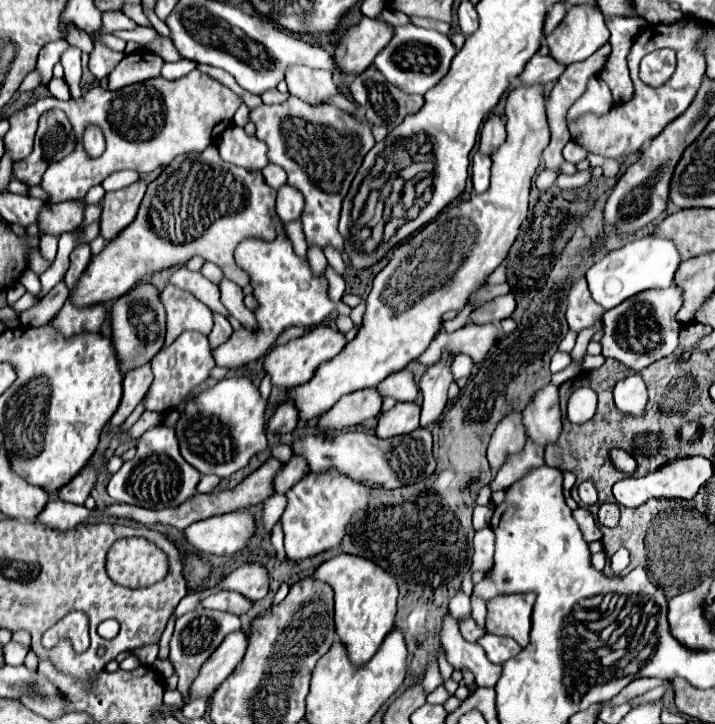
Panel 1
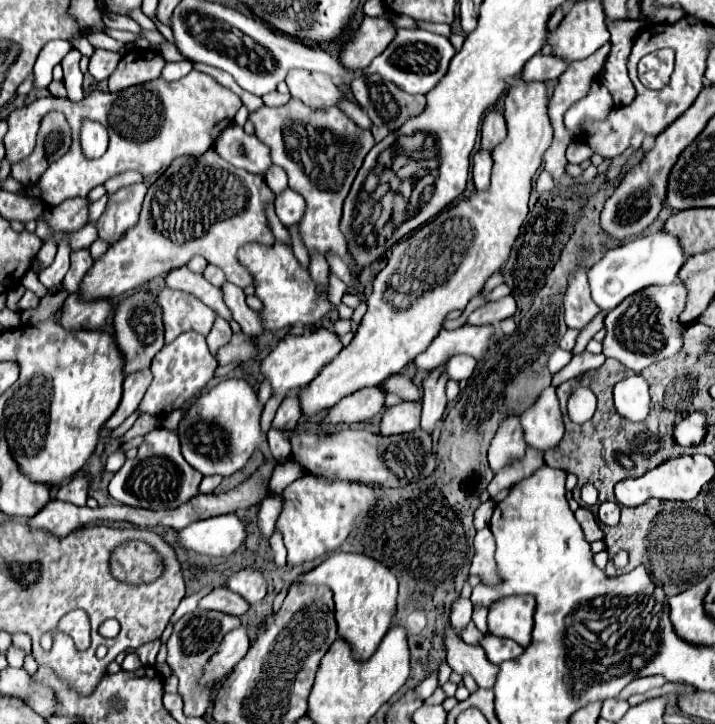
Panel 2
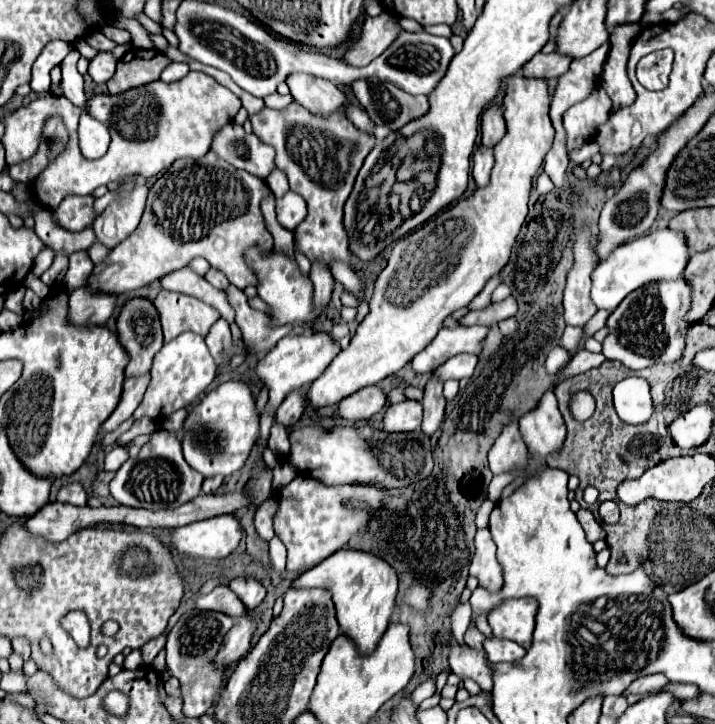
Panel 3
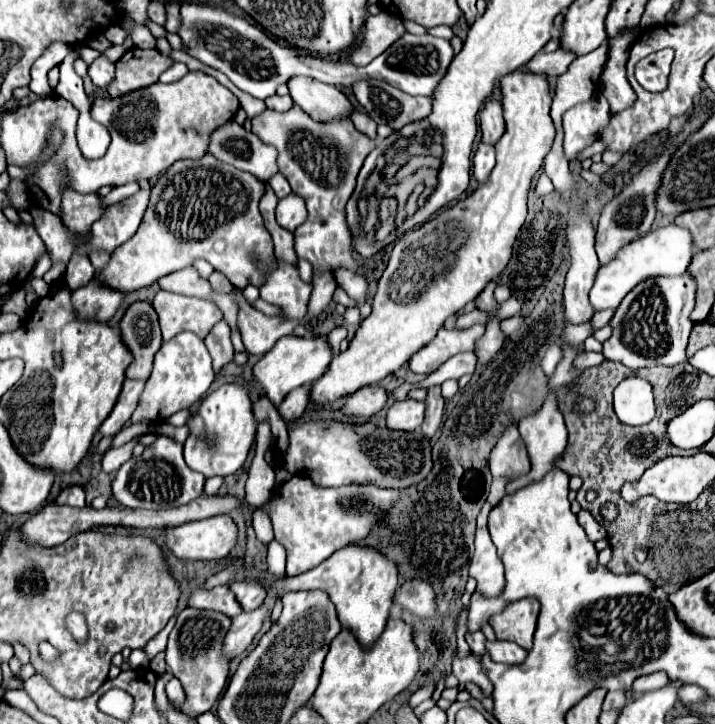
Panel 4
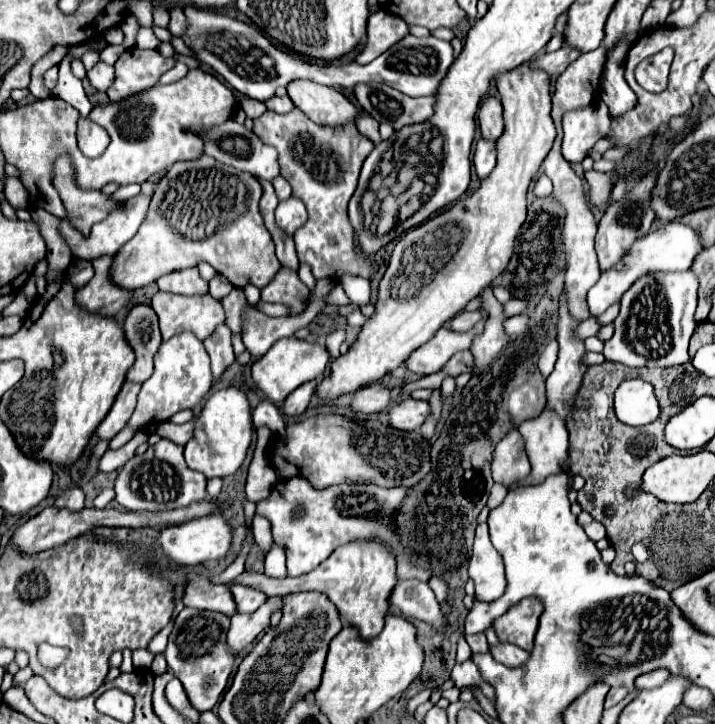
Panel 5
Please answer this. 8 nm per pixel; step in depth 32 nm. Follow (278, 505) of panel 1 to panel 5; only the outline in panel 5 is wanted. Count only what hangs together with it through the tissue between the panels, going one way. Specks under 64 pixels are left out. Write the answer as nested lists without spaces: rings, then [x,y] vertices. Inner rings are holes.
[[[254,514],[254,540],[256,540],[256,544],[258,544],[264,552],[268,552],[270,546],[272,546],[270,524],[268,524],[268,520],[266,520],[264,516],[260,516],[260,514]]]

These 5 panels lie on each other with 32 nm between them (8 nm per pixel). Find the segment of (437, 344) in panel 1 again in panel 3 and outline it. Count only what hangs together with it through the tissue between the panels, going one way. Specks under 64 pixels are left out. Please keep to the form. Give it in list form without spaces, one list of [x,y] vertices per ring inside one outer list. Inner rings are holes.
[[[456,326],[456,328],[442,328],[438,336],[414,356],[412,366],[416,372],[432,374],[438,366],[442,366],[448,358],[468,352],[480,356],[484,336],[488,336],[488,326]]]

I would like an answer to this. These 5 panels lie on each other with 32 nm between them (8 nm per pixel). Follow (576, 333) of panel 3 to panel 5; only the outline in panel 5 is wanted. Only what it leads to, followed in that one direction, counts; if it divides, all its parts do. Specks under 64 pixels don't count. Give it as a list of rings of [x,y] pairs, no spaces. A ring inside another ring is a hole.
[[[588,318],[588,320],[584,320],[582,324],[578,324],[578,328],[576,328],[578,334],[574,334],[574,336],[580,338],[580,340],[586,340],[588,336],[596,336],[598,330],[600,330],[600,326],[596,324],[596,320],[594,320],[594,318]]]

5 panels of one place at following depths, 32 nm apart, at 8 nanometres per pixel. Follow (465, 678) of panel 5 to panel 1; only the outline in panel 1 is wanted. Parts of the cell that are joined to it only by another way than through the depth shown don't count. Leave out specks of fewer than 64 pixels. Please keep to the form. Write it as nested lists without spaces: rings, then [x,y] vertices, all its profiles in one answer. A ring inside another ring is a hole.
[[[446,614],[442,618],[442,628],[440,628],[440,642],[442,646],[446,648],[446,656],[448,656],[448,662],[460,670],[460,668],[468,668],[474,678],[476,678],[476,684],[478,686],[496,686],[500,674],[502,674],[502,668],[492,664],[484,650],[478,646],[478,644],[472,644],[472,642],[466,642],[458,630],[458,622]]]

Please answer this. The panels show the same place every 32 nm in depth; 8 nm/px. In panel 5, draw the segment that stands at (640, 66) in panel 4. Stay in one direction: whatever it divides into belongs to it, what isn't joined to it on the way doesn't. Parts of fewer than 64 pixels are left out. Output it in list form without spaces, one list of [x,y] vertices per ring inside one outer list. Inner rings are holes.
[[[664,48],[658,54],[652,54],[638,64],[636,80],[644,86],[644,90],[648,90],[648,92],[666,90],[672,56],[674,56],[672,48]]]

